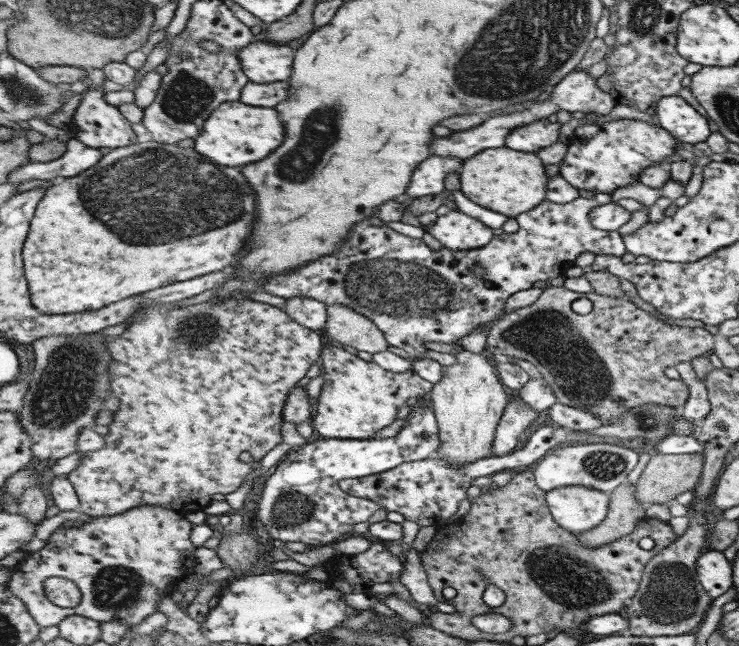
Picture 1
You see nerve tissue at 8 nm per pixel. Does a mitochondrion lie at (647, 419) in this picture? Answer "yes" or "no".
yes

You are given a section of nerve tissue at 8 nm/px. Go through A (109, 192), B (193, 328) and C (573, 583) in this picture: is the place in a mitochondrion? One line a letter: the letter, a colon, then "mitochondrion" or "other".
A: mitochondrion
B: mitochondrion
C: mitochondrion

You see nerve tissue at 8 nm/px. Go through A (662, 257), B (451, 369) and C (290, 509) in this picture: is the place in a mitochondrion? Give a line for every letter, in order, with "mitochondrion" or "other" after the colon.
A: other
B: other
C: mitochondrion

